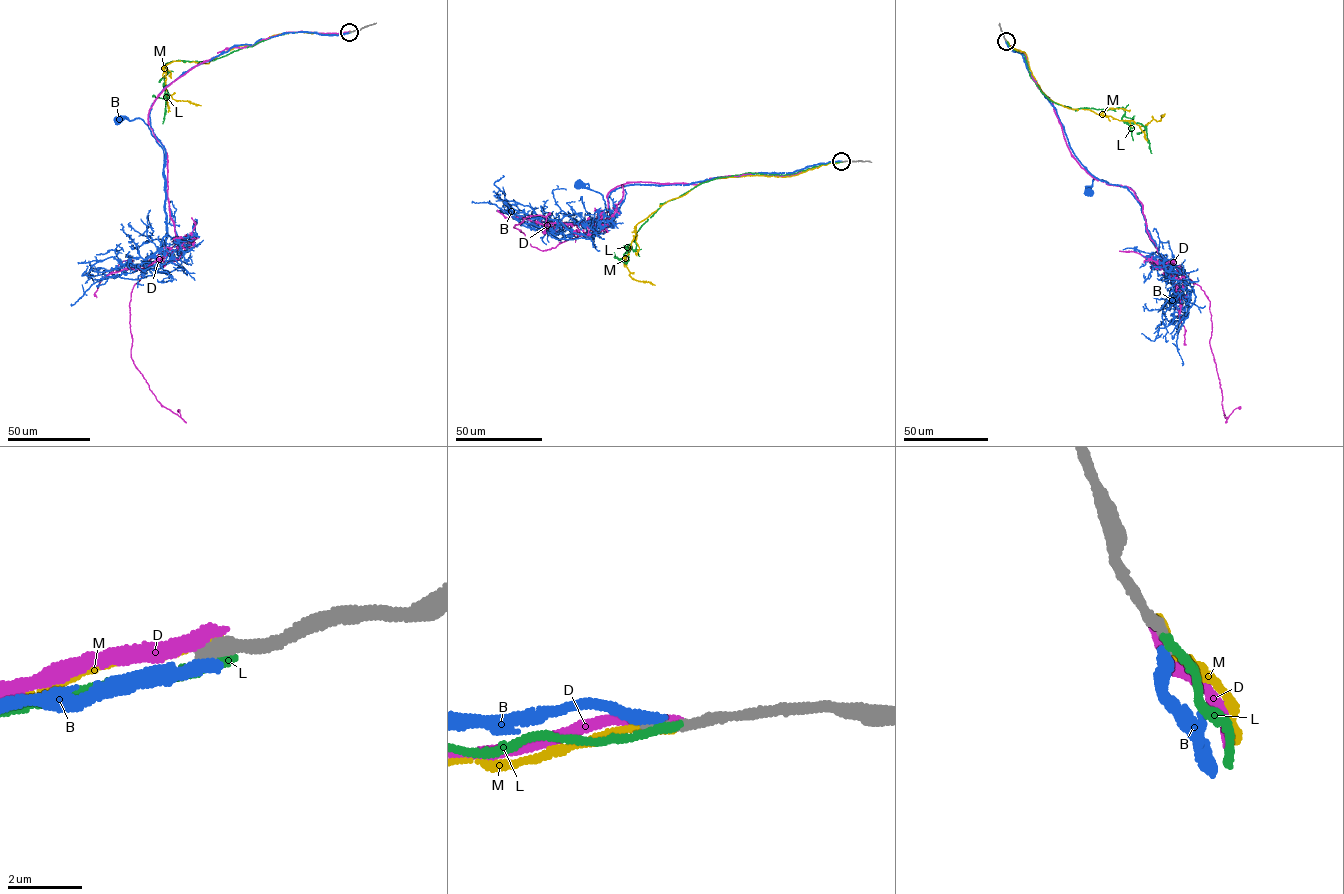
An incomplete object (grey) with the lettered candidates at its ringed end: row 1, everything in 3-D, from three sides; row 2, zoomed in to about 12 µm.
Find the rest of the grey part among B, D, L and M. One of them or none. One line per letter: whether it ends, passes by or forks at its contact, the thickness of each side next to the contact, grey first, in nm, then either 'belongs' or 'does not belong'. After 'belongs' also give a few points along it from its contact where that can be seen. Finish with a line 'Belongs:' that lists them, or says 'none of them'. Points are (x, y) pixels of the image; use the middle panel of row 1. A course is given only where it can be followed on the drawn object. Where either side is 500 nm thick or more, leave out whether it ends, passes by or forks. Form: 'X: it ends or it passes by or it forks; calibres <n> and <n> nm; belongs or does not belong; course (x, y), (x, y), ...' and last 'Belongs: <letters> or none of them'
B: it ends; calibres 320 and 360 nm; does not belong
D: it ends; calibres 360 and 320 nm; does not belong
L: it ends; calibres 360 and 280 nm; does not belong
M: it ends; calibres 360 and 280 nm; does not belong
Belongs: none of them

